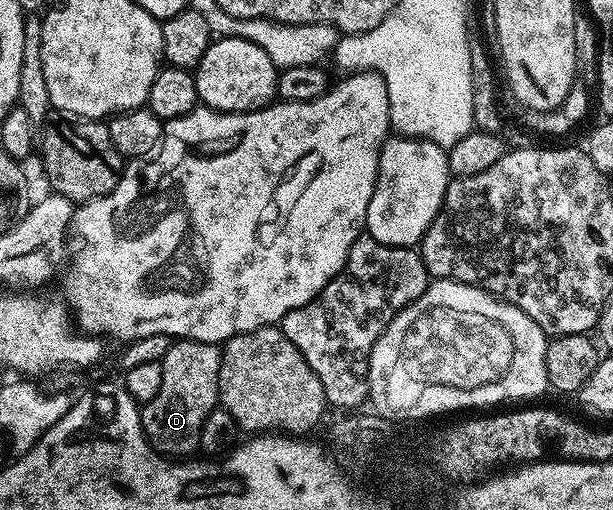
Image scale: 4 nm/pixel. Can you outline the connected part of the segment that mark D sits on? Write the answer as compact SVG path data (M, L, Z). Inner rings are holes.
M178 339L170 344L166 354L162 356L161 362L164 379L160 383L160 391L156 391L156 399L145 402L141 406L142 429L146 433L146 438L150 441L150 446L157 453L162 454L167 459L186 459L199 452L201 431L205 420L220 405L218 380L222 367L222 350L212 341Z

